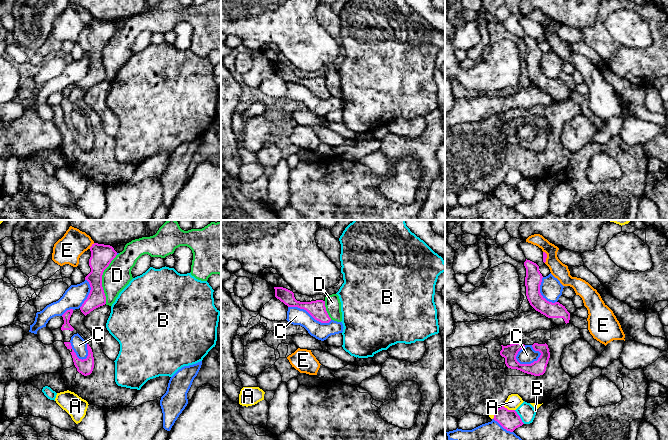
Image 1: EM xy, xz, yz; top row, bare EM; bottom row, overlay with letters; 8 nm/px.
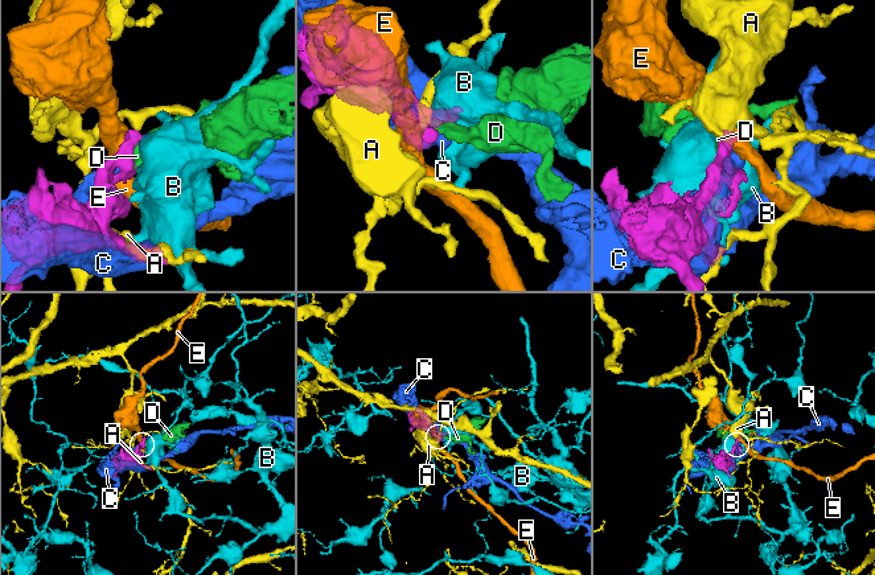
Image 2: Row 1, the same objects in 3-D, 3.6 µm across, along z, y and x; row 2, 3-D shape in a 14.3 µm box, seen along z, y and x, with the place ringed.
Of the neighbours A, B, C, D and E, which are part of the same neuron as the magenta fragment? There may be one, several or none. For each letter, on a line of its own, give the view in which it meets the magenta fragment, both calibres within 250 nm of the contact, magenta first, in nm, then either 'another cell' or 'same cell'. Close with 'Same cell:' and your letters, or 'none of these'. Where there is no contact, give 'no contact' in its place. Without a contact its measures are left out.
A: yz | 160/120 nm | another cell
B: yz | 160/140 nm | another cell
C: yz | 120/140 nm | another cell
D: xy | 180/220 nm | another cell
E: xy | 180/220 nm | another cell
Same cell: none of these

